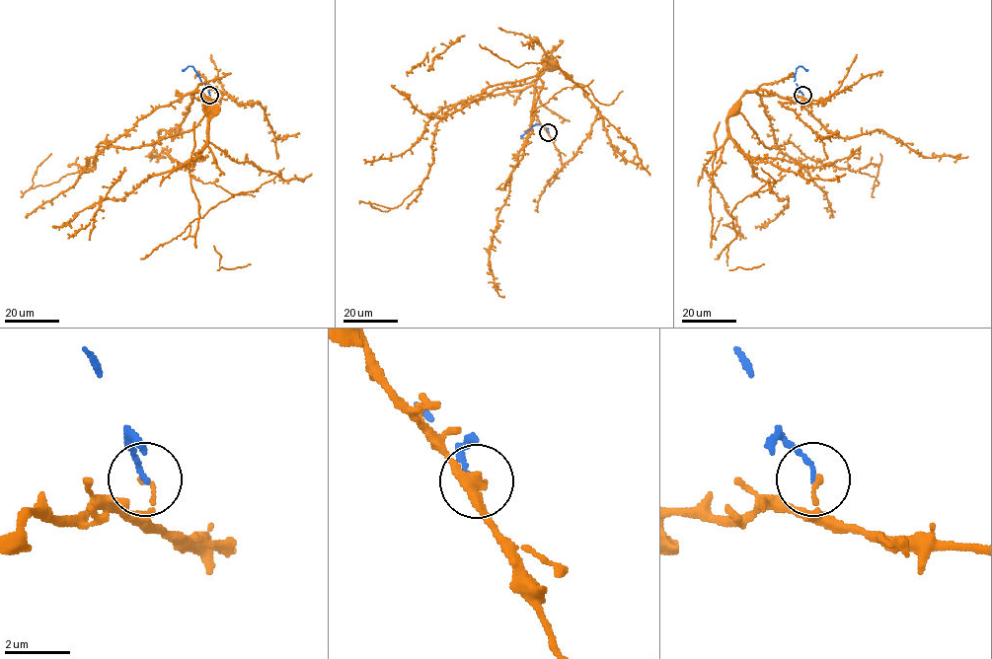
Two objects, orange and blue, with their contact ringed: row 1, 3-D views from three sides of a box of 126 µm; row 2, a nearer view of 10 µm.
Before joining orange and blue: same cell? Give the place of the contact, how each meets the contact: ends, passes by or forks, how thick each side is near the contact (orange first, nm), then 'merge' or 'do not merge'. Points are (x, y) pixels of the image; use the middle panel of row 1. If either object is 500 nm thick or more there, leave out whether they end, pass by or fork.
at (548, 132); orange ends there; blue ends there; 180 nm thick on the orange side, 130 nm on the other; do not merge

